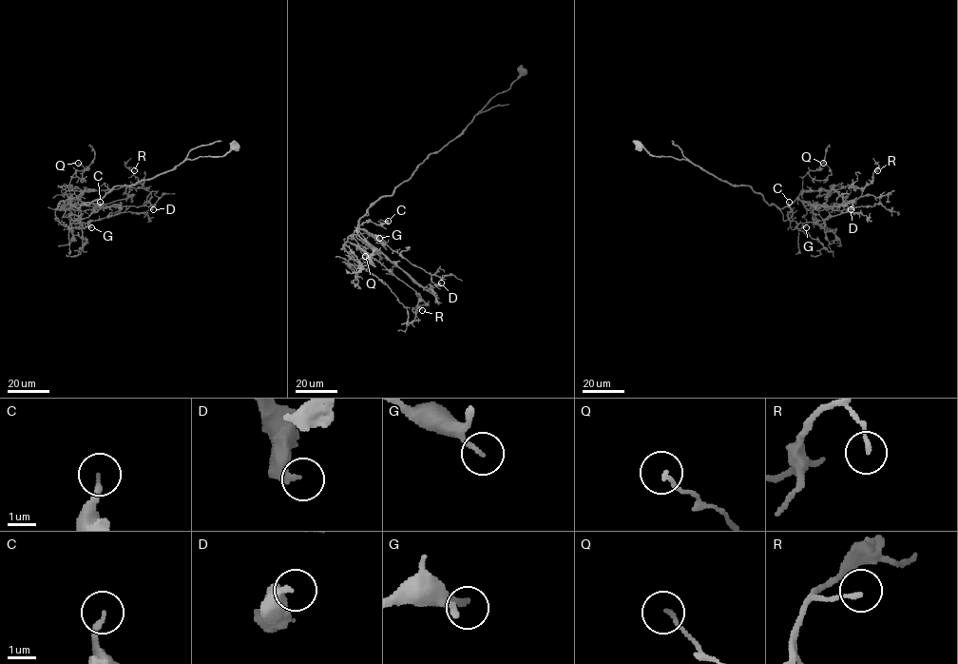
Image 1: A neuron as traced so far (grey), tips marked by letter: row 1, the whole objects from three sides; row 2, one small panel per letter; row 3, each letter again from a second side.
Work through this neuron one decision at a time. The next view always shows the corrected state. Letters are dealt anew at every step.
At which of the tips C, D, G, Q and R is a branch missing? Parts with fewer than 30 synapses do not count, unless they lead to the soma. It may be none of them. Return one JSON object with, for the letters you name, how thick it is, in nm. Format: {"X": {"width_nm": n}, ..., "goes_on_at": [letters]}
{"goes_on_at": []}

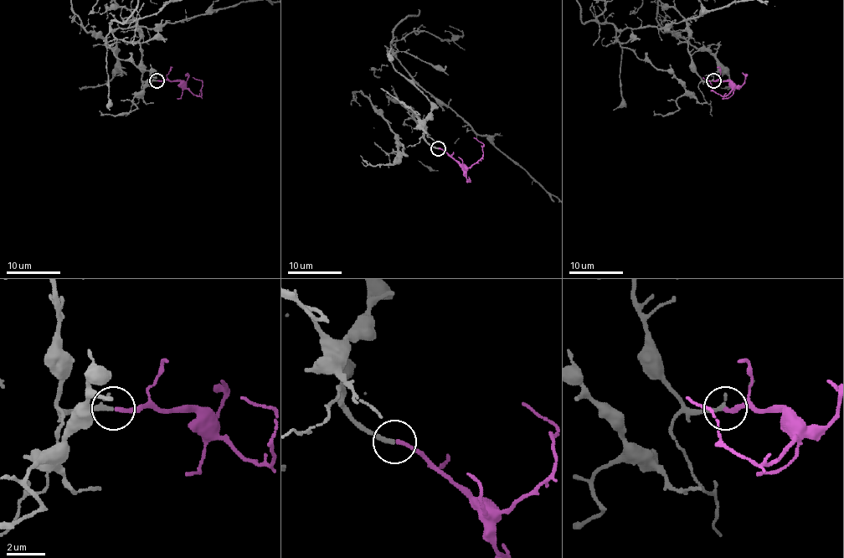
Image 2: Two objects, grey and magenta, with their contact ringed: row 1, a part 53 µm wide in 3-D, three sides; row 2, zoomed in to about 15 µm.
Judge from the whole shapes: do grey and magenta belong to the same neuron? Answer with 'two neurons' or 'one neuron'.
one neuron

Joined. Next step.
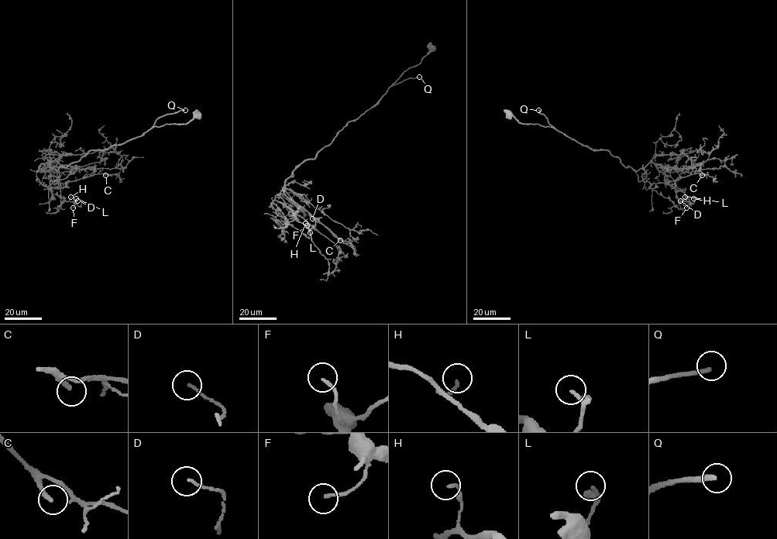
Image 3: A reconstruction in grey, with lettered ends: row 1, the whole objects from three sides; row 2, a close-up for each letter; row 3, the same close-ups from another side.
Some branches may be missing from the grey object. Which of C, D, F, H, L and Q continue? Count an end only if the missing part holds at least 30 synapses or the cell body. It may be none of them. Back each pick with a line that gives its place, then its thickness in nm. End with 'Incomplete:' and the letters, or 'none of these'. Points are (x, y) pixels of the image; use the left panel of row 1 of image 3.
C: place (105, 175); calibre 220 nm
Q: place (185, 110); calibre 240 nm
Incomplete: C, Q

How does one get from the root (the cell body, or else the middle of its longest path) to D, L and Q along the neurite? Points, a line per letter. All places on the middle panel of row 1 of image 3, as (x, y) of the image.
D: (432, 48), (286, 179), (279, 196), (310, 228), (315, 225), (312, 218)
L: (432, 48), (375, 104), (350, 121), (314, 158), (304, 160), (286, 179), (279, 196), (310, 232)
Q: (432, 48), (418, 64), (406, 70), (387, 90), (398, 83), (419, 77)

